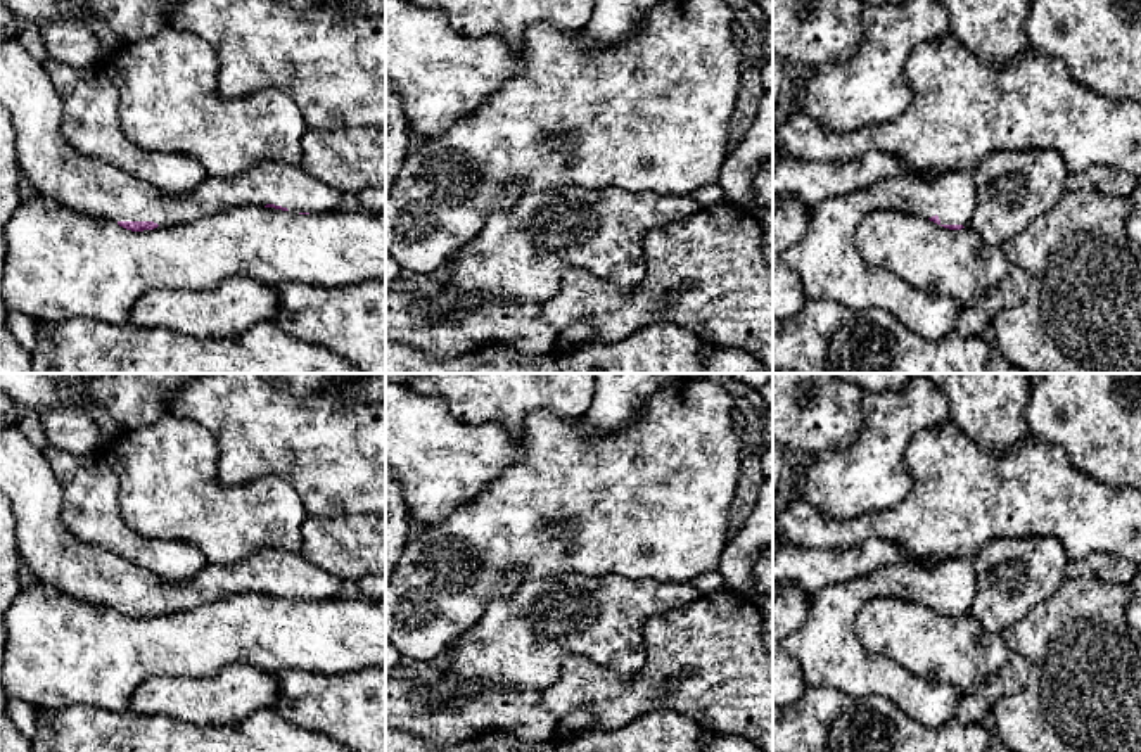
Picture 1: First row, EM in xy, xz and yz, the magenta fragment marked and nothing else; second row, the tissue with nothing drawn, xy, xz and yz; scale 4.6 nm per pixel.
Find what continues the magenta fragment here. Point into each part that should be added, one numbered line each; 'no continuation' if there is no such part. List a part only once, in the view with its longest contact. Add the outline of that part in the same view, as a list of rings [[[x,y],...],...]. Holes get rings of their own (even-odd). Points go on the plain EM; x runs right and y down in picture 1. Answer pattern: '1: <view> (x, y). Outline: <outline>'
1: xy (87, 573). Outline: [[[10,420],[0,429],[0,491],[9,498],[16,519],[16,546],[35,581],[47,583],[73,600],[107,609],[188,610],[233,593],[275,591],[292,600],[328,600],[339,596],[342,581],[306,560],[299,551],[259,548],[247,558],[220,565],[207,564],[185,581],[168,581],[97,545],[74,538],[62,522],[62,488],[36,448]]]

